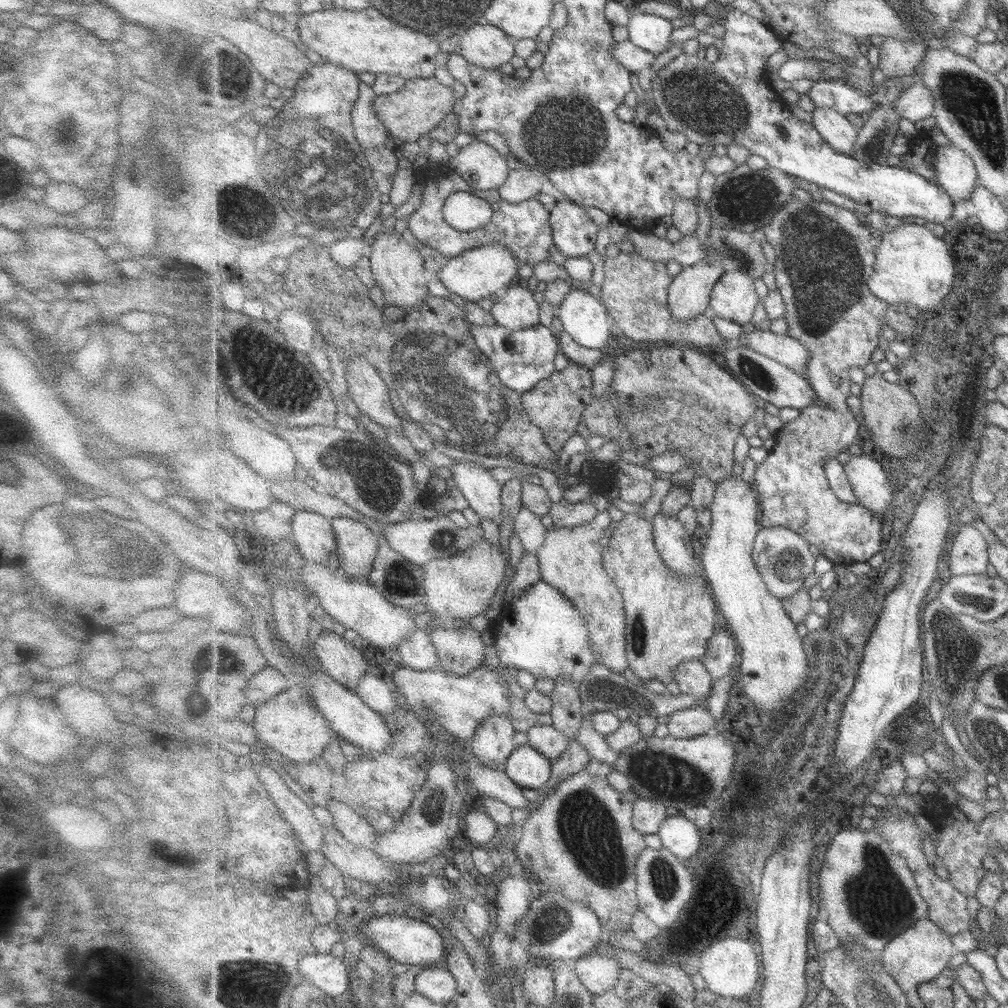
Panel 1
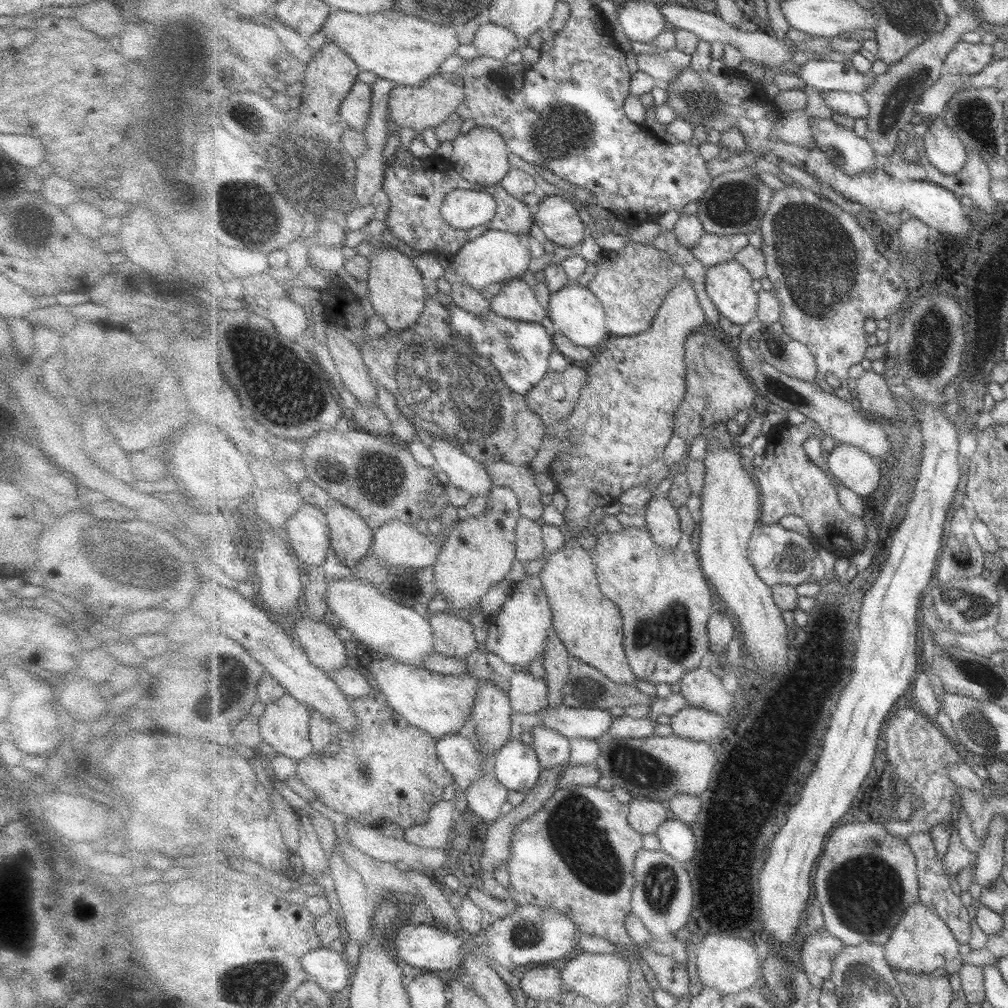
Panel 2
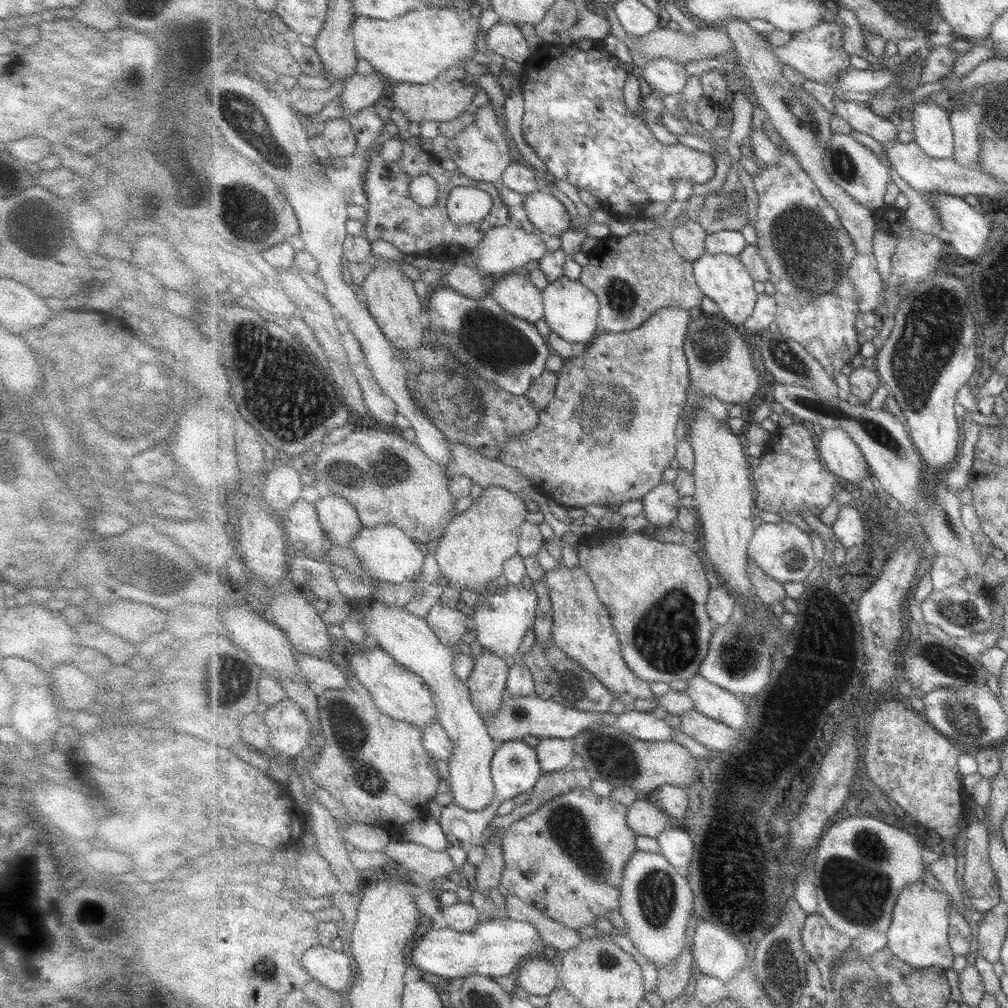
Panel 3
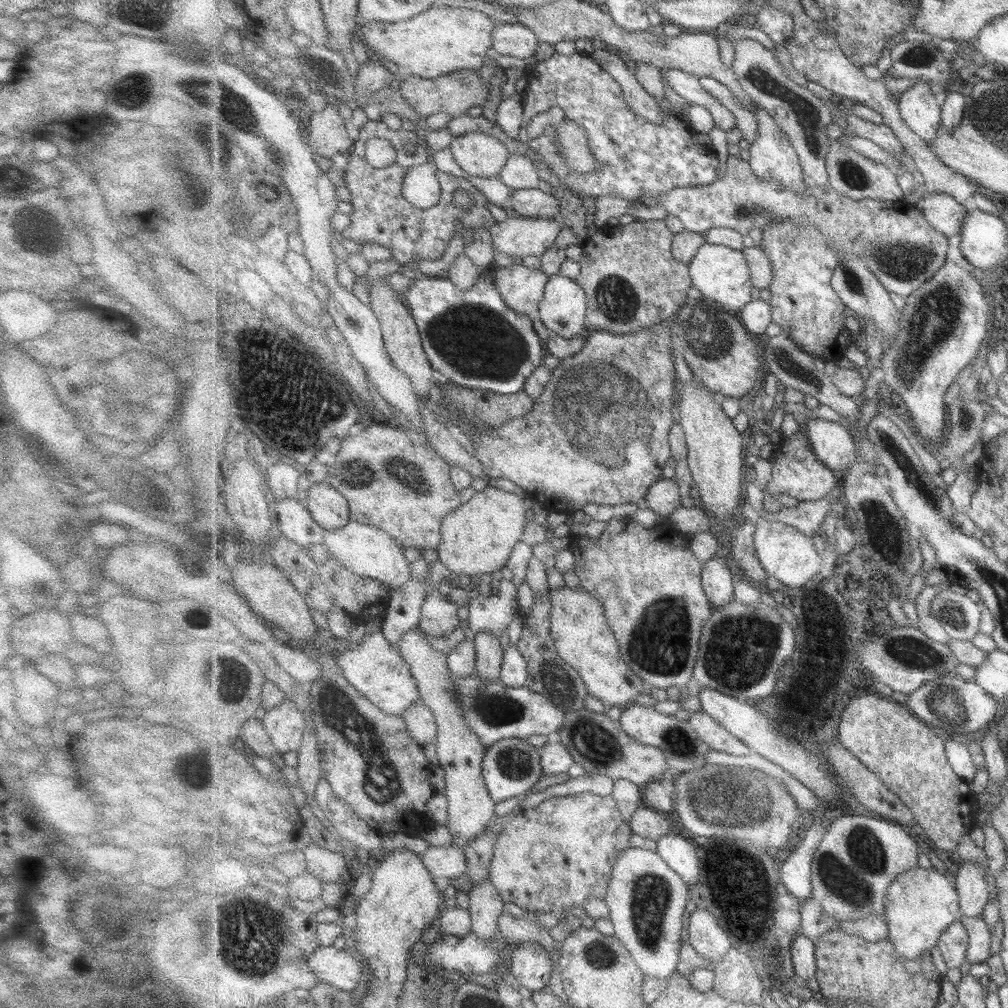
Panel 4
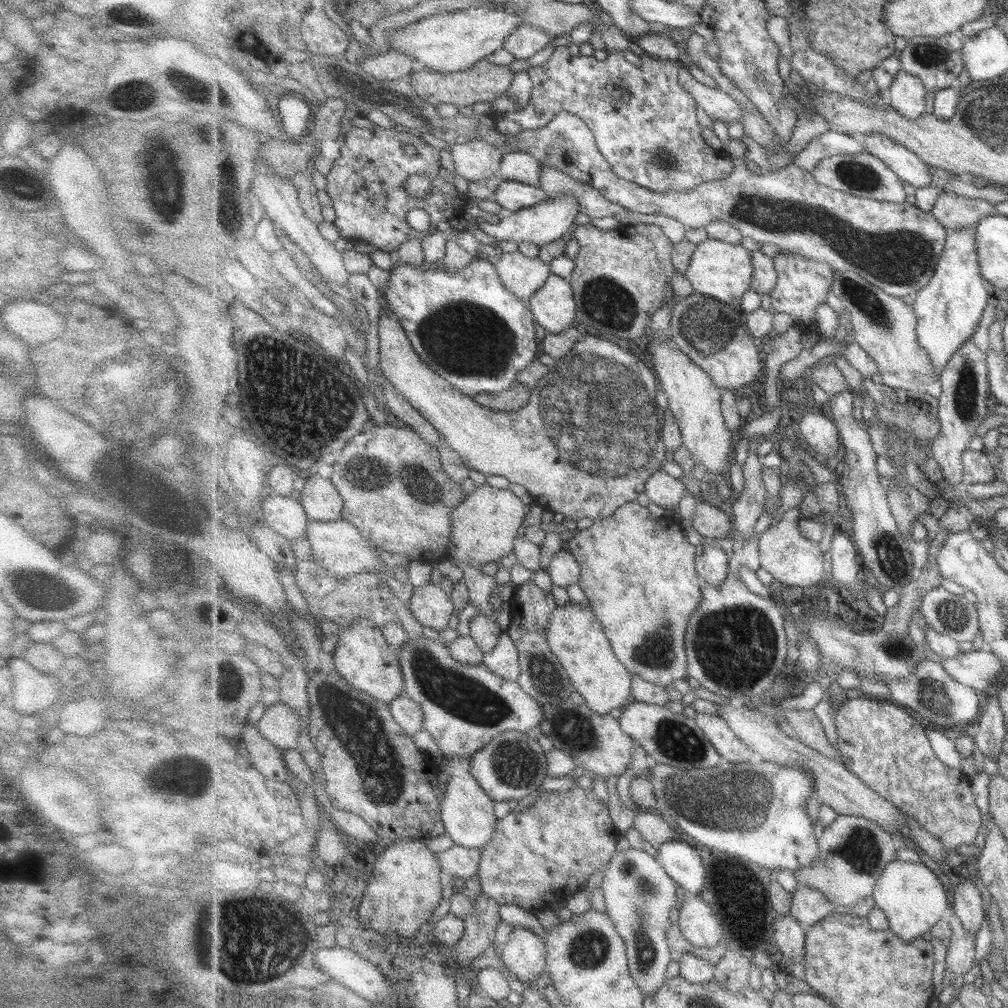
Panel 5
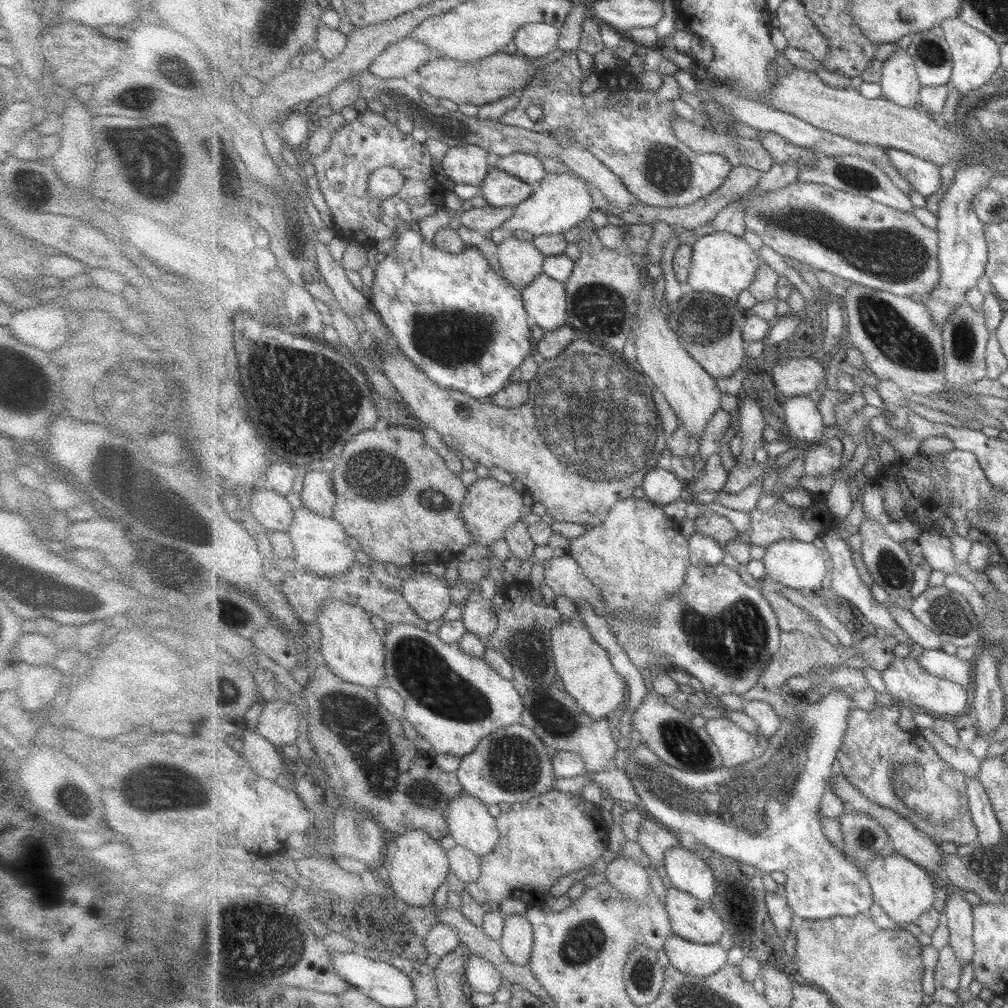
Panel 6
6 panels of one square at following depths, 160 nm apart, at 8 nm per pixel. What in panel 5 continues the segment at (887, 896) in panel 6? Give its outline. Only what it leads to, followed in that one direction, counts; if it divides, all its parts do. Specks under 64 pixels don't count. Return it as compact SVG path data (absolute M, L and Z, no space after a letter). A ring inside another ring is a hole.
M895 859L881 874L877 881L873 899L876 907L881 908L890 923L893 934L905 943L921 940L931 928L938 925L943 914L952 908L947 890L939 876L923 863L911 863Z

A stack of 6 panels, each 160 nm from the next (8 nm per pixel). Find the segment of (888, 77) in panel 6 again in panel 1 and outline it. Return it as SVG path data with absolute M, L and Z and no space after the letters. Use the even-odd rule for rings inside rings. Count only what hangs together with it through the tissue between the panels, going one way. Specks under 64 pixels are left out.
M953 144L939 148L935 163L939 184L955 203L968 204L980 182L974 159Z

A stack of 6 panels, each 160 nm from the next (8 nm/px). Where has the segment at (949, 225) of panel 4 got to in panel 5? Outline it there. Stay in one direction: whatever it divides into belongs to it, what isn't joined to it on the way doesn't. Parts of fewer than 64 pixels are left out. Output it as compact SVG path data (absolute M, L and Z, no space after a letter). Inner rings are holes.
M941 192L934 203L932 213L948 231L963 230L976 227L982 218L993 215L993 204L985 200Z

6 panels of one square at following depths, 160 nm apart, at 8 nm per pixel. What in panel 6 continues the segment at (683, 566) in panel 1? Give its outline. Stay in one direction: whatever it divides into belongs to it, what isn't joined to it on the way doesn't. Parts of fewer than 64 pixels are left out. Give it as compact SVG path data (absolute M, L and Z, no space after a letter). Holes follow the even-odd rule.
M655 468L646 475L642 489L645 498L655 502L655 505L664 506L681 499L681 492L687 488L687 483L681 482L673 471Z

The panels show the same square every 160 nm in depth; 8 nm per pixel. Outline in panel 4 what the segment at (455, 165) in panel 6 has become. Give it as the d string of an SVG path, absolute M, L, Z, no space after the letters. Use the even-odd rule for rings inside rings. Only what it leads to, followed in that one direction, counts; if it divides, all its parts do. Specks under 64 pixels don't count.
M482 132L455 137L449 149L463 171L469 176L483 178L499 177L512 155L499 138Z

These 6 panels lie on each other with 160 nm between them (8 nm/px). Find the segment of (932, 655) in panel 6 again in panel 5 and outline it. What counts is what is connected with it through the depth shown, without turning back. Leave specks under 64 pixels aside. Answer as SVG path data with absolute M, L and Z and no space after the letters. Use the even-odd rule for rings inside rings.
M986 648L963 652L953 658L941 657L940 662L957 682L979 692L989 694L1002 688L1004 662Z

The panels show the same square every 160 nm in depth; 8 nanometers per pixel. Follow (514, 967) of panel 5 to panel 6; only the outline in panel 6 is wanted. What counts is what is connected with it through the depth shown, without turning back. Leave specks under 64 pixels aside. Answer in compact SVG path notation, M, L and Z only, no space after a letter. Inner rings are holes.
M527 916L505 917L503 939L500 944L503 954L511 963L529 966L534 941L534 927Z

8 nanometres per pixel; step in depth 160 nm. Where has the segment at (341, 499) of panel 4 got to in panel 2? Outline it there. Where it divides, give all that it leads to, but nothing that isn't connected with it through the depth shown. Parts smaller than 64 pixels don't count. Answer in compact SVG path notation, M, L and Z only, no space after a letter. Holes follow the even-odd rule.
M336 500L331 501L325 507L325 511L330 522L332 549L349 570L358 572L363 560L372 552L375 529L368 524L358 511L351 510L351 507L345 506Z

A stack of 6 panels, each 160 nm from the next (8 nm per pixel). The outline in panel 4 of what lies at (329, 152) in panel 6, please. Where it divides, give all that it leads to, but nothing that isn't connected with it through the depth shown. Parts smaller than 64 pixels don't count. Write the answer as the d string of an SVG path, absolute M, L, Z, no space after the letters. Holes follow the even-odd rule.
M369 120L362 128L358 141L354 143L353 155L349 156L347 169L342 173L351 194L350 203L353 206L349 214L350 224L342 231L343 236L349 241L362 246L365 244L377 244L388 248L393 258L405 264L411 261L437 260L443 256L448 247L448 242L455 236L461 237L465 244L469 245L475 241L475 231L479 228L489 231L498 222L489 210L489 200L469 181L469 194L475 199L476 210L461 212L457 208L454 192L443 192L443 198L437 206L437 212L423 212L423 209L413 206L402 193L405 175L413 165L421 165L429 162L429 152L425 147L418 131L404 129L392 130L381 120ZM372 138L388 140L398 150L395 164L385 169L371 166L366 159L367 141ZM412 144L414 151L405 151L405 146Z

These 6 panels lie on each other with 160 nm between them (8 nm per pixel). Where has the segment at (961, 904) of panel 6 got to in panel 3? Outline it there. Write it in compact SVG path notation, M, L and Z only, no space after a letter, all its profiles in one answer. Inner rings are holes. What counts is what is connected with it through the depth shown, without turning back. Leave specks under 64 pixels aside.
M968 819L965 828L964 882L971 906L982 914L1000 904L1000 884L990 859L990 840L984 819Z

